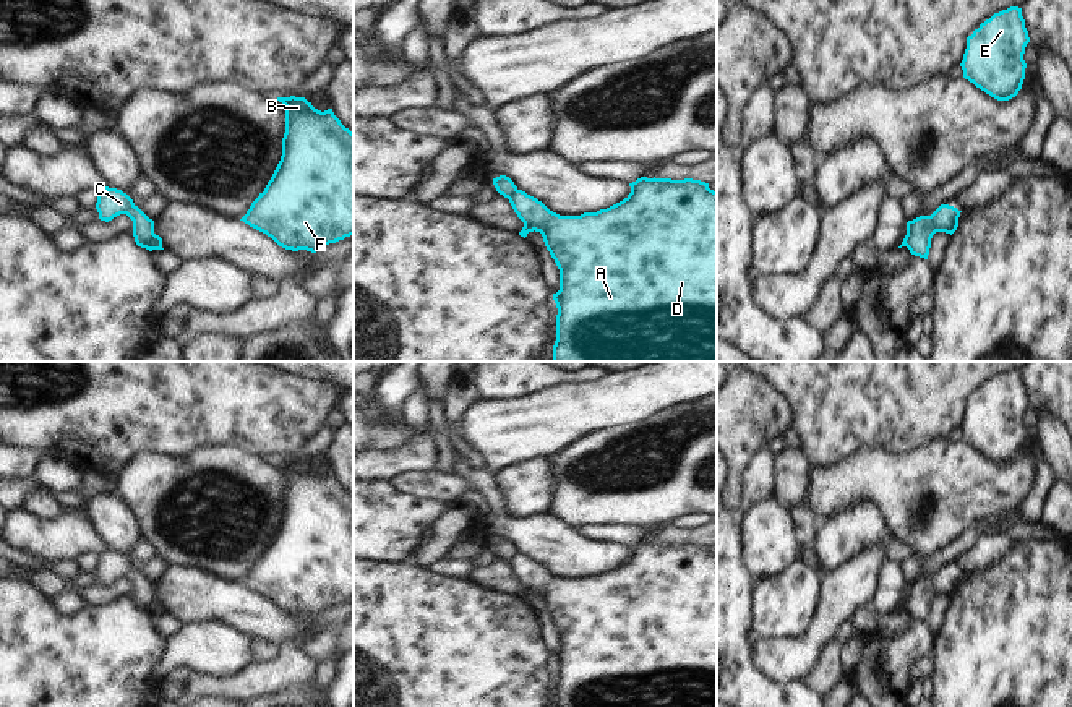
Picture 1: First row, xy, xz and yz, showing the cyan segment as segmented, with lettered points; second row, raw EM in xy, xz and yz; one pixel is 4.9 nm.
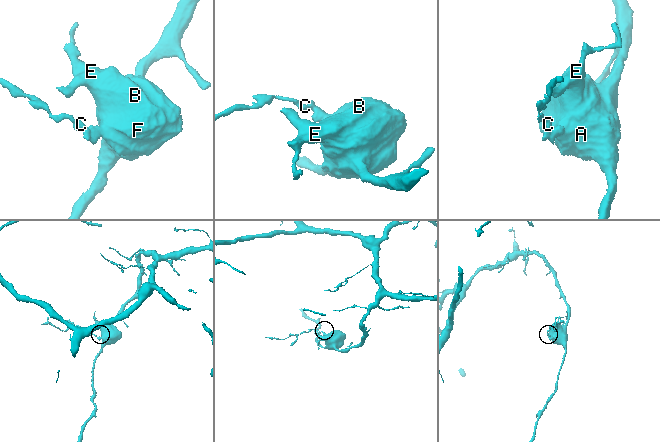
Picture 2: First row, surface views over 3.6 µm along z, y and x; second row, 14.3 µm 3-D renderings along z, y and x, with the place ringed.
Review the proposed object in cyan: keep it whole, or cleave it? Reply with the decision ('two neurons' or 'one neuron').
two neurons

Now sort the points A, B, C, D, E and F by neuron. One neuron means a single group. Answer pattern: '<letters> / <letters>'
A B D E F / C

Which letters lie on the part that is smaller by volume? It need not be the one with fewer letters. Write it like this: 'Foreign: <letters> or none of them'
Foreign: C

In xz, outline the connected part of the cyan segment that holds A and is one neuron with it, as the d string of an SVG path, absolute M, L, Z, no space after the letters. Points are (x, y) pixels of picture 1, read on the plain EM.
M641 540L629 550L631 556L623 564L581 579L560 579L522 553L508 559L514 576L524 585L519 598L525 602L529 595L540 595L560 632L560 653L553 657L558 671L555 707L717 707L717 555L710 553L709 546L693 542Z

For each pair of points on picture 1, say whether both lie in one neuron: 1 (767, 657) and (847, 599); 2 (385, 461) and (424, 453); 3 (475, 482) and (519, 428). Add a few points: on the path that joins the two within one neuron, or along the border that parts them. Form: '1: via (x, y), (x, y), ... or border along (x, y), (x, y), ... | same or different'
1: via (788, 657), (793, 657), (827, 620) | same
2: via (394, 461), (414, 456) | same
3: border along (480, 469), (492, 475) | different

